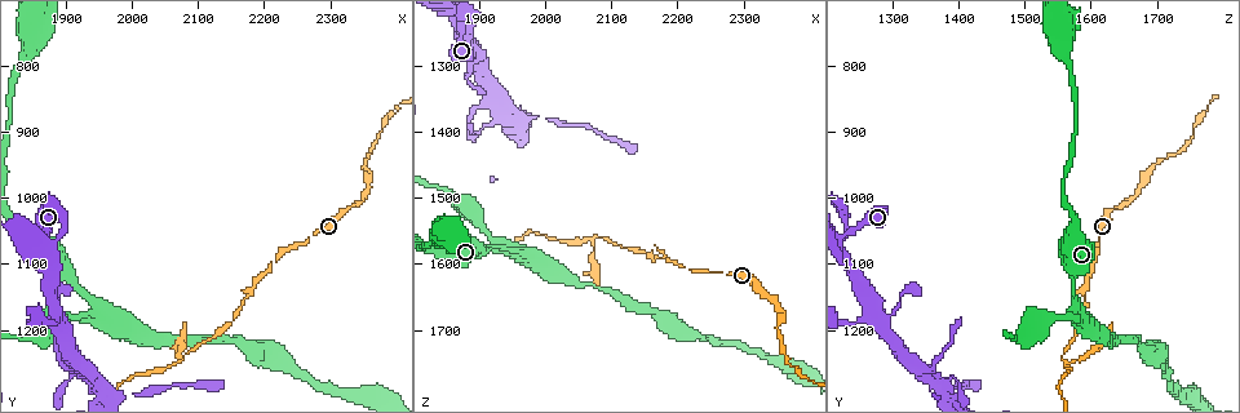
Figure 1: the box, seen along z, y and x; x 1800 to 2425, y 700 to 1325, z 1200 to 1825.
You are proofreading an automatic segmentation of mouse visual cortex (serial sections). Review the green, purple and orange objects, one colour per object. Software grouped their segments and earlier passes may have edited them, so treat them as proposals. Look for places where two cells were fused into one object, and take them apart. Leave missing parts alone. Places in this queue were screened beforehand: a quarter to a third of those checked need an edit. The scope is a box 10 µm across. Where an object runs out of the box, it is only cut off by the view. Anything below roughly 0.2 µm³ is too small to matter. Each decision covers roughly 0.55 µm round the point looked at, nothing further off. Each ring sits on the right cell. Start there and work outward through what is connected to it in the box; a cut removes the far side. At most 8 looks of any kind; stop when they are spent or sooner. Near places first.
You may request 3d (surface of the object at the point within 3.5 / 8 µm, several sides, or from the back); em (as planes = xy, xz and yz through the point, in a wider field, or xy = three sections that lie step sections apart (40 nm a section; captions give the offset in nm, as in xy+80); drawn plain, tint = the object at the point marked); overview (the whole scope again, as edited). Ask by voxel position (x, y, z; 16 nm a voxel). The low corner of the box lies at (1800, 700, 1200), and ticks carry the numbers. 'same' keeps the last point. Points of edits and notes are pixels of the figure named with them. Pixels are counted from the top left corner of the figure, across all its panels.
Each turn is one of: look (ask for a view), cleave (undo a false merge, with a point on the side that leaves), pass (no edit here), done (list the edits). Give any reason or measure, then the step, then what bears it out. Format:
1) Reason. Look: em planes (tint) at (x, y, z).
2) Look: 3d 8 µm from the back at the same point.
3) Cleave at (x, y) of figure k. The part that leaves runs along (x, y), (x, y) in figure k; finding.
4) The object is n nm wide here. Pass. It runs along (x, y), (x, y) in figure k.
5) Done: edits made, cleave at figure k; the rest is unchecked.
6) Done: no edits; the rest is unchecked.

A narrow waist. Look: 3d 8 µm at (2215, 1095, 1605).

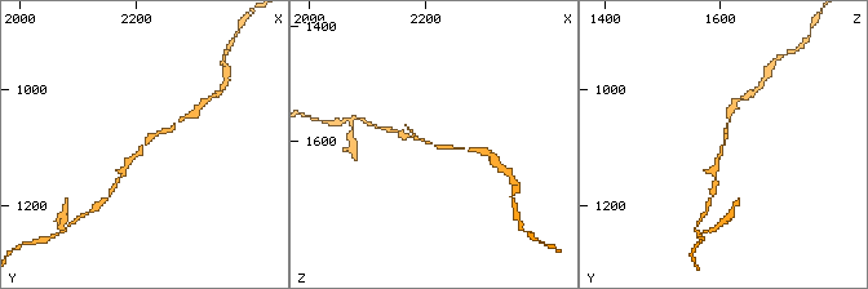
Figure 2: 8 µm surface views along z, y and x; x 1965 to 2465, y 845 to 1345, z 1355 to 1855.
Look: em xy step 3 (tint) at the same point.

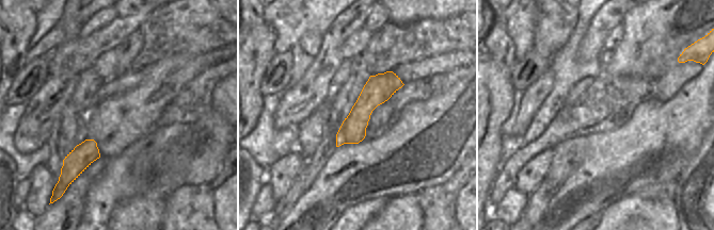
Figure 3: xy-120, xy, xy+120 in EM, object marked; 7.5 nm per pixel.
Pass. It runs along (397, 80), (361, 111), (338, 143) in figure 3; all the same cell.

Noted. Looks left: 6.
Sharp bend. Look: 3d 3.5 µm at (2080, 1240, 1560).

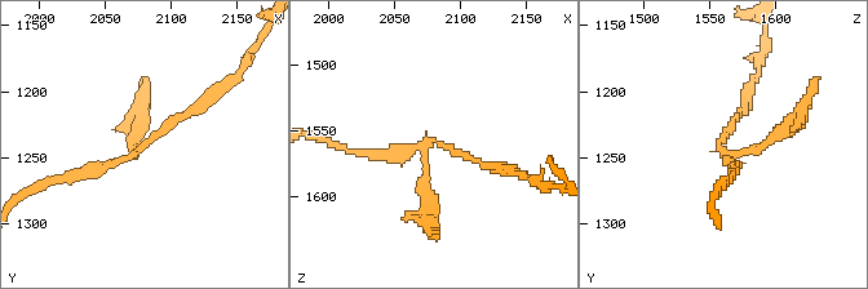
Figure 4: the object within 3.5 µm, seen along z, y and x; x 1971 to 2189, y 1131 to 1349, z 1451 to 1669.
Look: em xy step 3 (tint) at (2078, 1240, 1556).

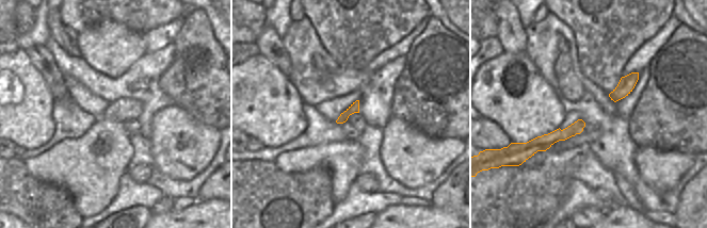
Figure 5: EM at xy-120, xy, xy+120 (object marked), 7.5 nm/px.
The object is 80 nm wide here. Pass. It runs along (497, 165), (430, 142), (426, 216) in figure 4; one cell here.

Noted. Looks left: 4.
Two arms in line, one across. Look: 3d 3.5 µm at (1945, 1170, 1580).

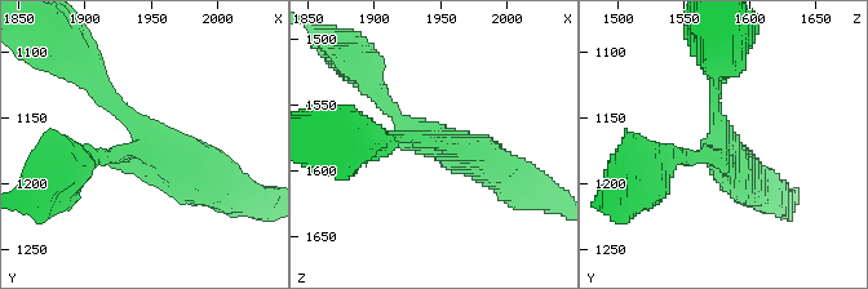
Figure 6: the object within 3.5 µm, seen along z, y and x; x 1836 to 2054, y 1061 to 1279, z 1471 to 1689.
The arms are 150, 200, 500 nm wide. Pass. It runs along (93, 72), (160, 159), (212, 187) in figure 6; all the same cell.

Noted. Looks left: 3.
Done: no edits; the rest is unchecked.

